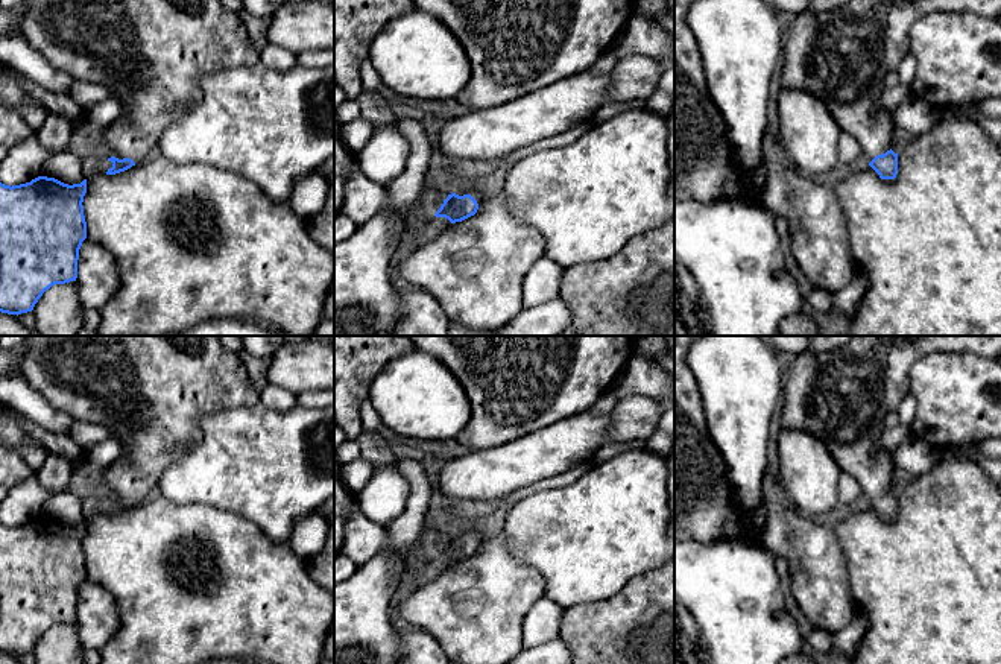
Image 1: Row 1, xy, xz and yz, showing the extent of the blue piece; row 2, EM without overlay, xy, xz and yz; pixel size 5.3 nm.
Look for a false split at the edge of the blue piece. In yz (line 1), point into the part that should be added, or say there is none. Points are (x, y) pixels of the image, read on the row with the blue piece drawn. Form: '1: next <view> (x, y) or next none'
1: next yz (842, 56)

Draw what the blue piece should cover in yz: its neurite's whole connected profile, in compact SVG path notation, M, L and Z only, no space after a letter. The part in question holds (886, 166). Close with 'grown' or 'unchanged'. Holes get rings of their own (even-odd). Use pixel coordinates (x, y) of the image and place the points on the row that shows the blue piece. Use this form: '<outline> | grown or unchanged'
M848 0L832 11L810 8L790 17L785 55L781 61L781 90L804 90L817 97L829 109L842 132L857 140L863 164L870 166L881 179L895 179L898 175L898 153L892 150L896 125L893 115L881 111L884 79L890 71L896 71L908 53L911 26L931 12L971 12L998 20L1001 18L1001 0Z | grown

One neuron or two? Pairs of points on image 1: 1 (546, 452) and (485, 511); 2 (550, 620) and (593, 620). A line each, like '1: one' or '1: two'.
1: two
2: two

